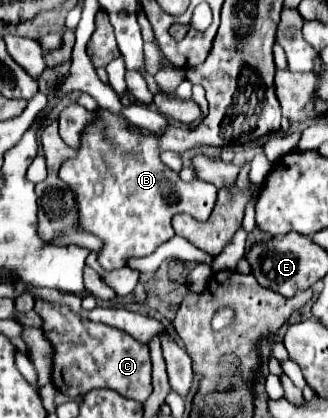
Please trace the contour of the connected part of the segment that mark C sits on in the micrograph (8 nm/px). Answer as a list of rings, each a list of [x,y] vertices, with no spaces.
[[[36,300],[34,310],[44,318],[44,338],[54,350],[52,384],[56,390],[74,398],[94,388],[110,388],[136,402],[144,402],[152,394],[152,362],[146,344],[136,342],[118,328],[88,322],[64,304]]]

